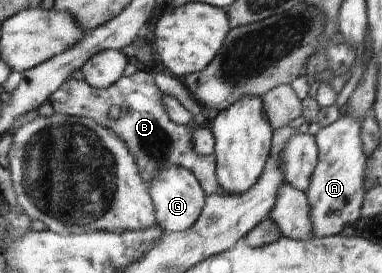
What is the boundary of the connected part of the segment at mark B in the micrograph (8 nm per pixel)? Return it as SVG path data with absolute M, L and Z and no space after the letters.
M140 66L133 75L123 75L115 84L101 89L93 88L83 79L70 77L51 93L48 101L55 113L87 117L107 129L112 129L132 151L147 184L151 184L151 180L161 168L179 166L194 173L207 194L223 195L224 188L216 176L216 156L201 156L196 151L192 141L194 124L179 125L171 119L163 101L163 93L153 82L152 74L152 69Z

